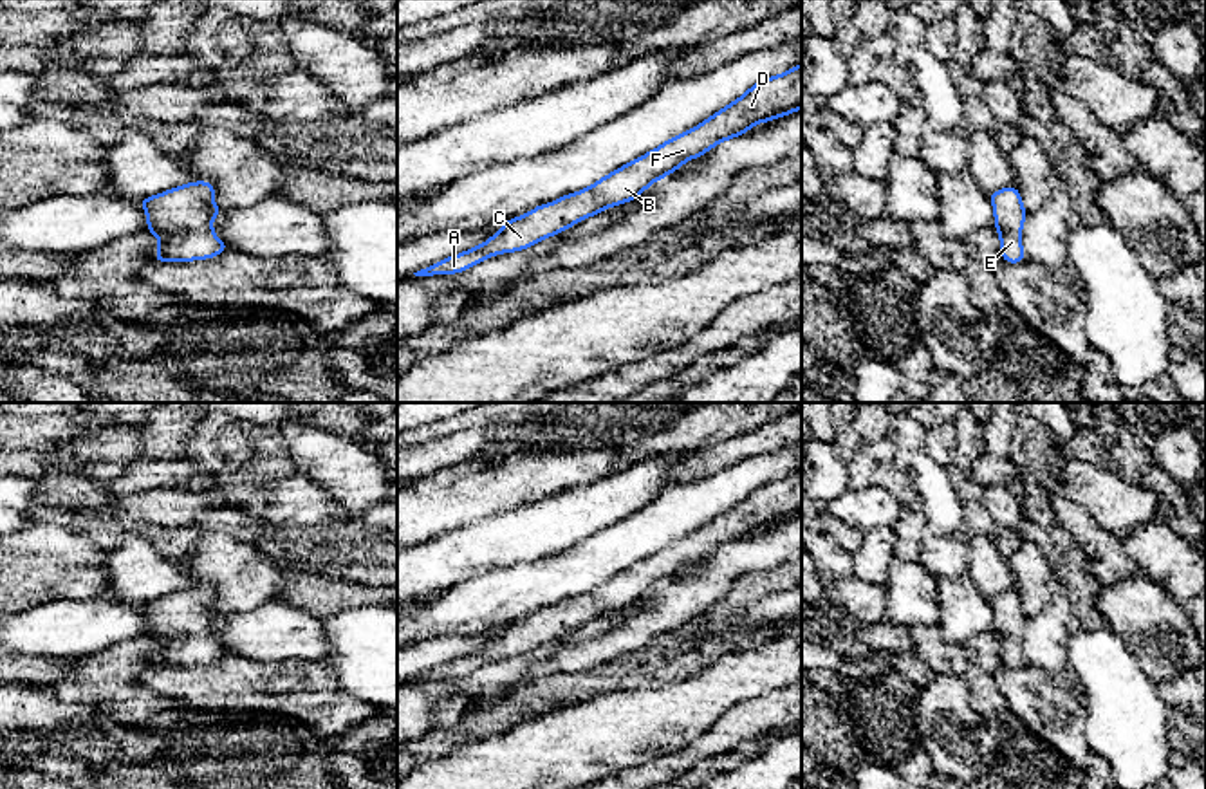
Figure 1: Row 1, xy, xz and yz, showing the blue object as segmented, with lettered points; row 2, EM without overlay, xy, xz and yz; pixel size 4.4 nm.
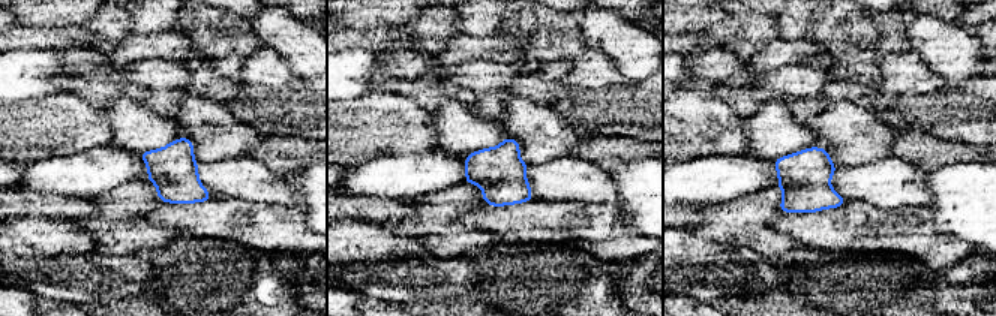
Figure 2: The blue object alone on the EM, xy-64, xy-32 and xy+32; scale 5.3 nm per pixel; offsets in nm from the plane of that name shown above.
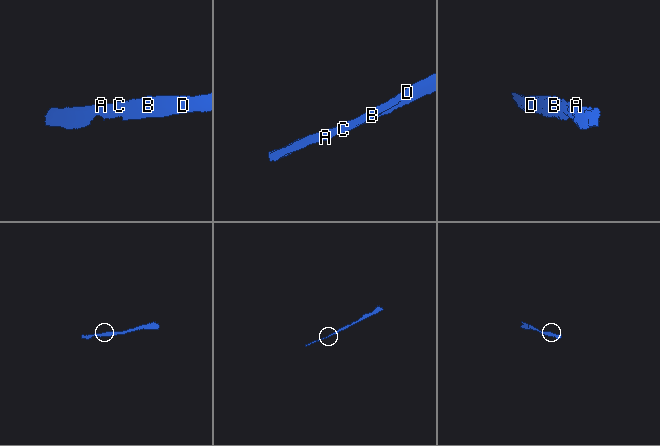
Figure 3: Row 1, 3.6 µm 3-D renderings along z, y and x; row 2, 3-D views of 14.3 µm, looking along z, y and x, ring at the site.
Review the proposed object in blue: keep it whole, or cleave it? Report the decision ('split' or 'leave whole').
leave whole

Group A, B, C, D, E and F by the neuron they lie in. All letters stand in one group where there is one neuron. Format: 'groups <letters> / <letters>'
groups A B C D E F

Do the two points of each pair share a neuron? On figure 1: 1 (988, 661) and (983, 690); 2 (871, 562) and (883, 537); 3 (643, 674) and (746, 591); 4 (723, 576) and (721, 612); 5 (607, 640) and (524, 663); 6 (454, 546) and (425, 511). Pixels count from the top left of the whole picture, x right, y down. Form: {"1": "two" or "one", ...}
{"1": "one", "2": "one", "3": "one", "4": "two", "5": "two", "6": "two"}

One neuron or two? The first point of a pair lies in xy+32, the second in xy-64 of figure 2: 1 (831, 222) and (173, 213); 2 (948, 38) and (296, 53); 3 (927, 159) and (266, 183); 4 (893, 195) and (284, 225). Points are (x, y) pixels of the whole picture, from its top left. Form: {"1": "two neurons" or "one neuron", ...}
{"1": "one neuron", "2": "one neuron", "3": "two neurons", "4": "two neurons"}

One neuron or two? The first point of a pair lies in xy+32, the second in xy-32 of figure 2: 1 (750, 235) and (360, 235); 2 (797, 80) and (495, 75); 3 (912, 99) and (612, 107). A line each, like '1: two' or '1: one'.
1: two
2: one
3: one

